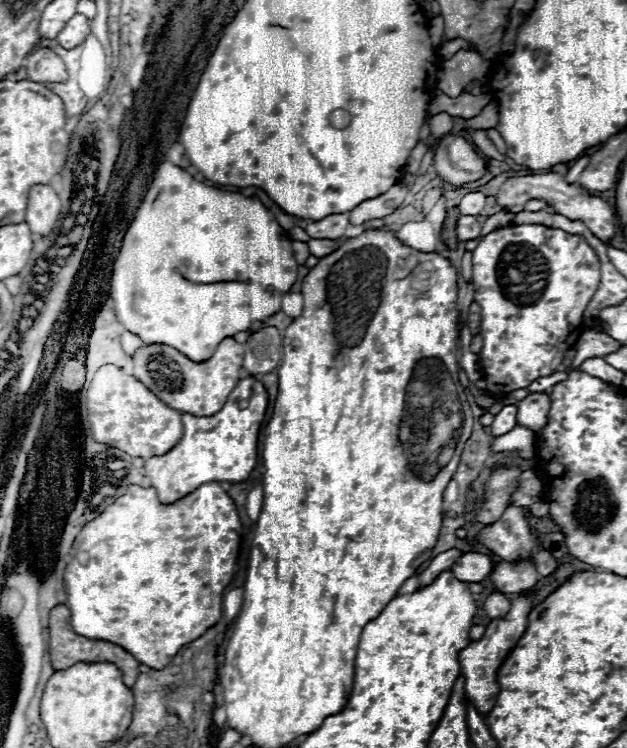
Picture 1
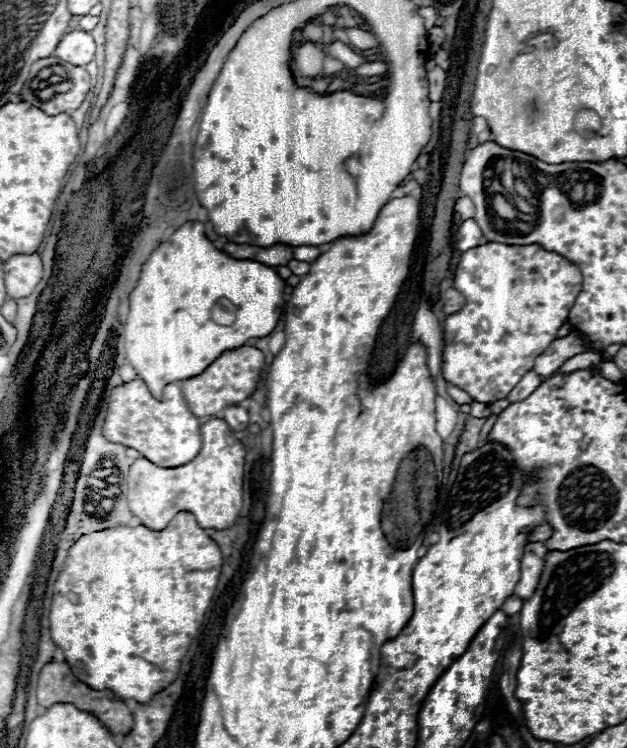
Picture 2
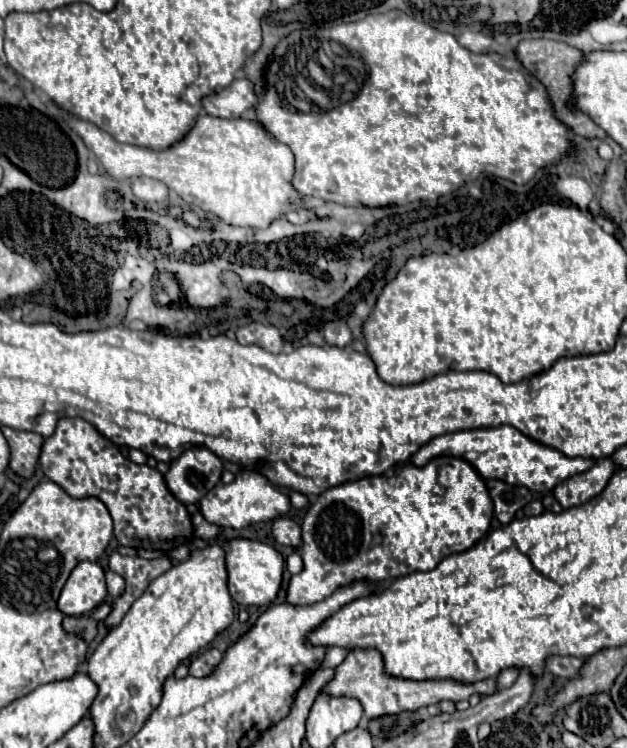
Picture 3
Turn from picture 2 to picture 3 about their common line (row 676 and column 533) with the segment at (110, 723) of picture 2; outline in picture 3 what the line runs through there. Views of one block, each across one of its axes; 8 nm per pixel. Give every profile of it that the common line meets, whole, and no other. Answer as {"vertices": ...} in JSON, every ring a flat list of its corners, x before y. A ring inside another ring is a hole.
{"vertices":[[538,38,538,40,522,40,516,46,516,58,534,78,538,78,546,86,546,92,554,106,554,116,560,122,564,122,568,126,568,130,572,130,580,138,606,138,606,132,598,124,594,124,590,118,586,118,586,114,582,114,574,106,570,106,570,74,574,72,574,66,582,60,580,50,576,50,564,42]]}

